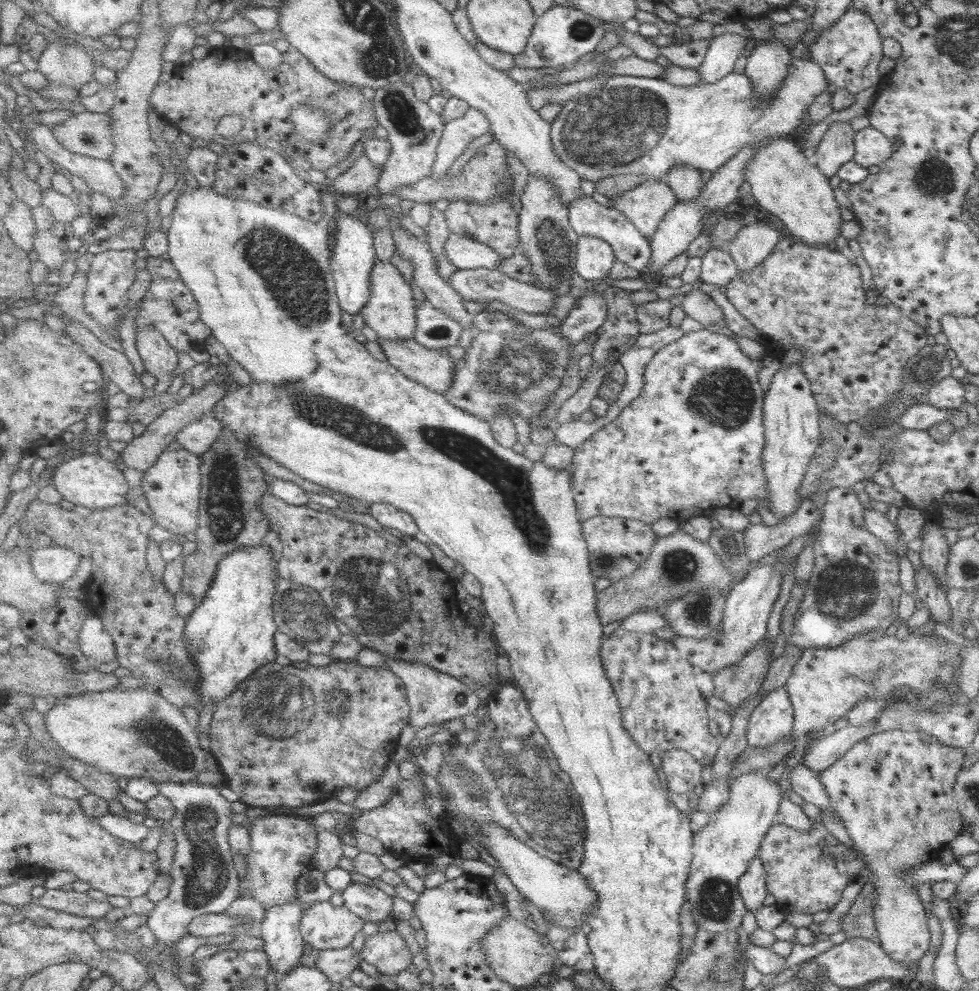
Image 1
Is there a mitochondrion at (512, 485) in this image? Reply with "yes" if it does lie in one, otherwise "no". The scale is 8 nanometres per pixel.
yes

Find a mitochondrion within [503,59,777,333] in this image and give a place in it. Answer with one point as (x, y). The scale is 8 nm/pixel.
(631, 121)

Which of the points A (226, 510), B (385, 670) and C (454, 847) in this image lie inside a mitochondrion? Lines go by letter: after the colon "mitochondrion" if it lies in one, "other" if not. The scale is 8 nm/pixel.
A: mitochondrion
B: other
C: other

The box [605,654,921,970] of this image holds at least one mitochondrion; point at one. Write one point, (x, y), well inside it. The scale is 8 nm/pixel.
(716, 904)

